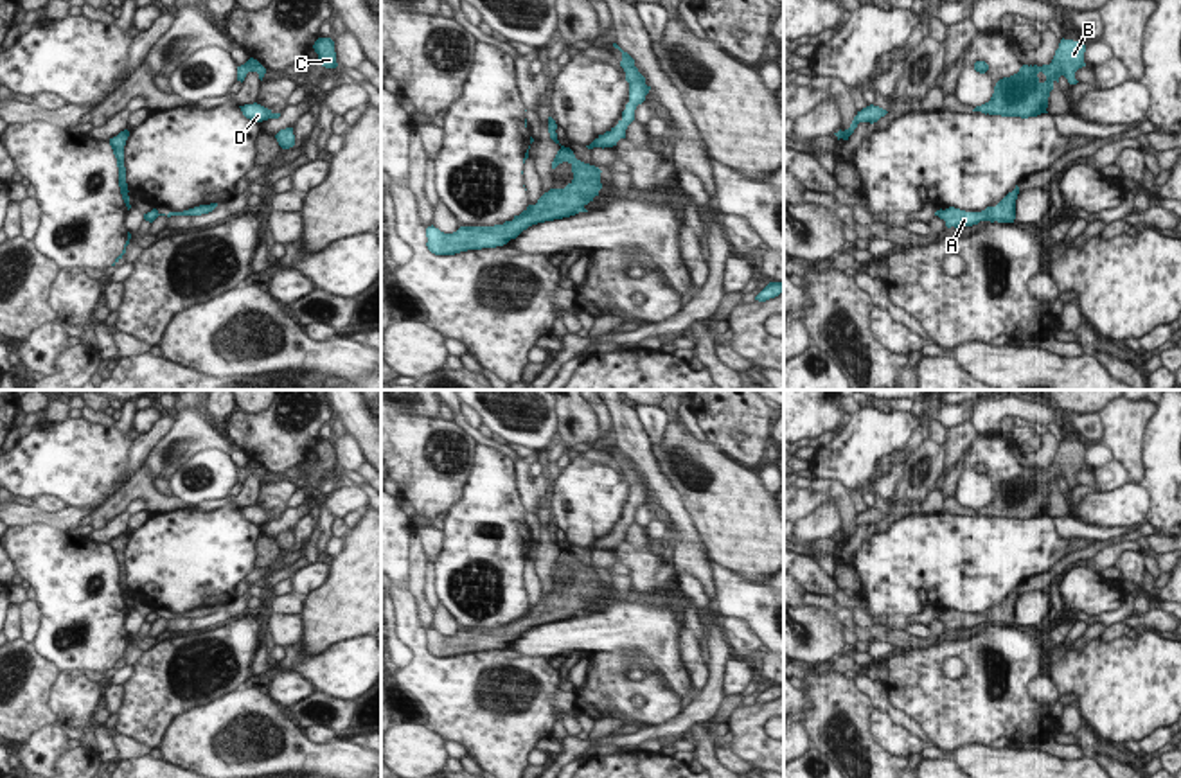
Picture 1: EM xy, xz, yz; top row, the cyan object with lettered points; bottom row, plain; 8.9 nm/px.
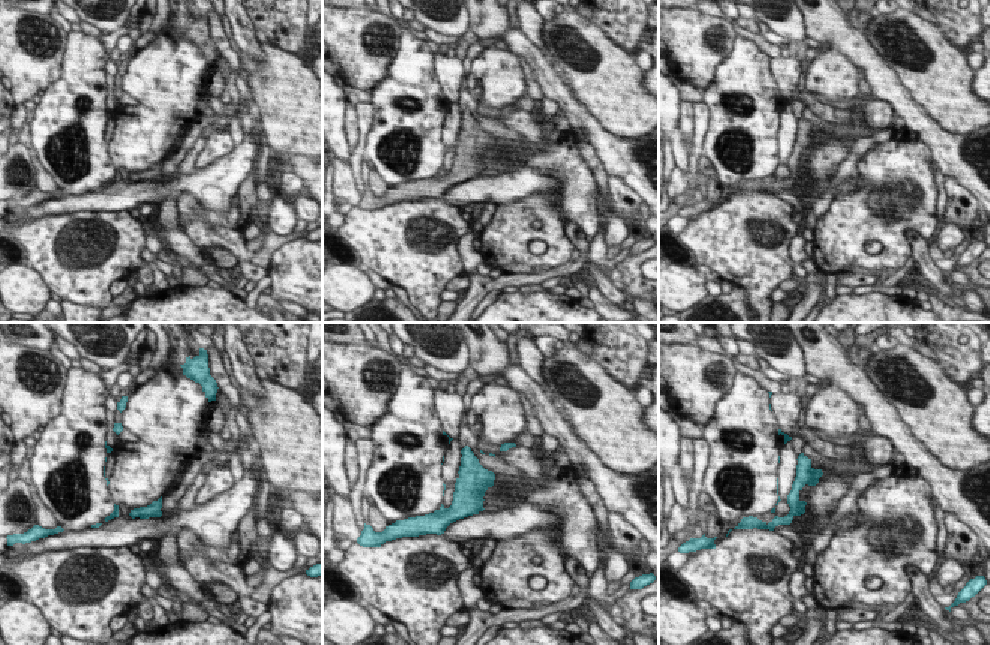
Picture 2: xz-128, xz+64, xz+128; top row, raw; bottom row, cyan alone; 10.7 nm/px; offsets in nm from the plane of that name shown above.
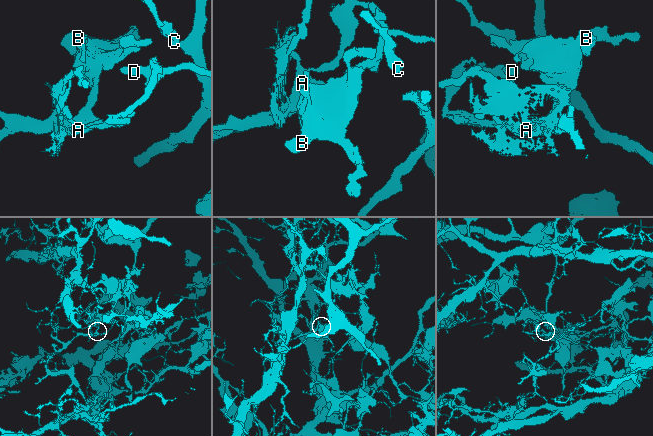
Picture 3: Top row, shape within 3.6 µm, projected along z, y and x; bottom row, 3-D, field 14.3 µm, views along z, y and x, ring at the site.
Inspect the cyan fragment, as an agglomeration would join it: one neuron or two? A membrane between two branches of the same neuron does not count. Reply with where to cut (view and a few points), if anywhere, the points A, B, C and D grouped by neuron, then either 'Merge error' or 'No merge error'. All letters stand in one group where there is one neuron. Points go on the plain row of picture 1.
Split along xz (561, 548), (568, 552). Groups: A B C / D. Merge error

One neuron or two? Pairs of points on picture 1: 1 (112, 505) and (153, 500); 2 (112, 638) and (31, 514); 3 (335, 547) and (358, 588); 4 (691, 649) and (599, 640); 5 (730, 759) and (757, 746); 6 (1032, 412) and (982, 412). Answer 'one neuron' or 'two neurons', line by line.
1: one neuron
2: two neurons
3: two neurons
4: two neurons
5: two neurons
6: one neuron

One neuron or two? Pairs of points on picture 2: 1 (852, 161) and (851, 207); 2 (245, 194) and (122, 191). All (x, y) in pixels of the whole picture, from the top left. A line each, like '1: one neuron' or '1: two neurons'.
1: two neurons
2: two neurons

